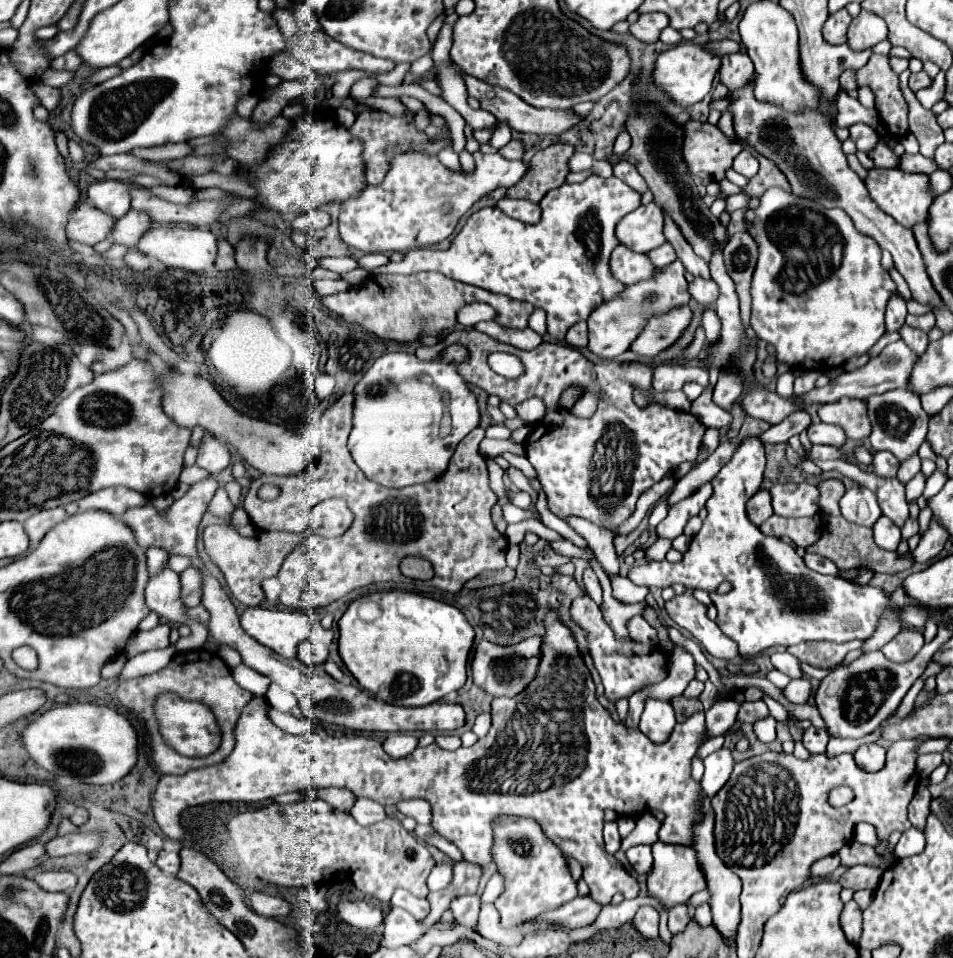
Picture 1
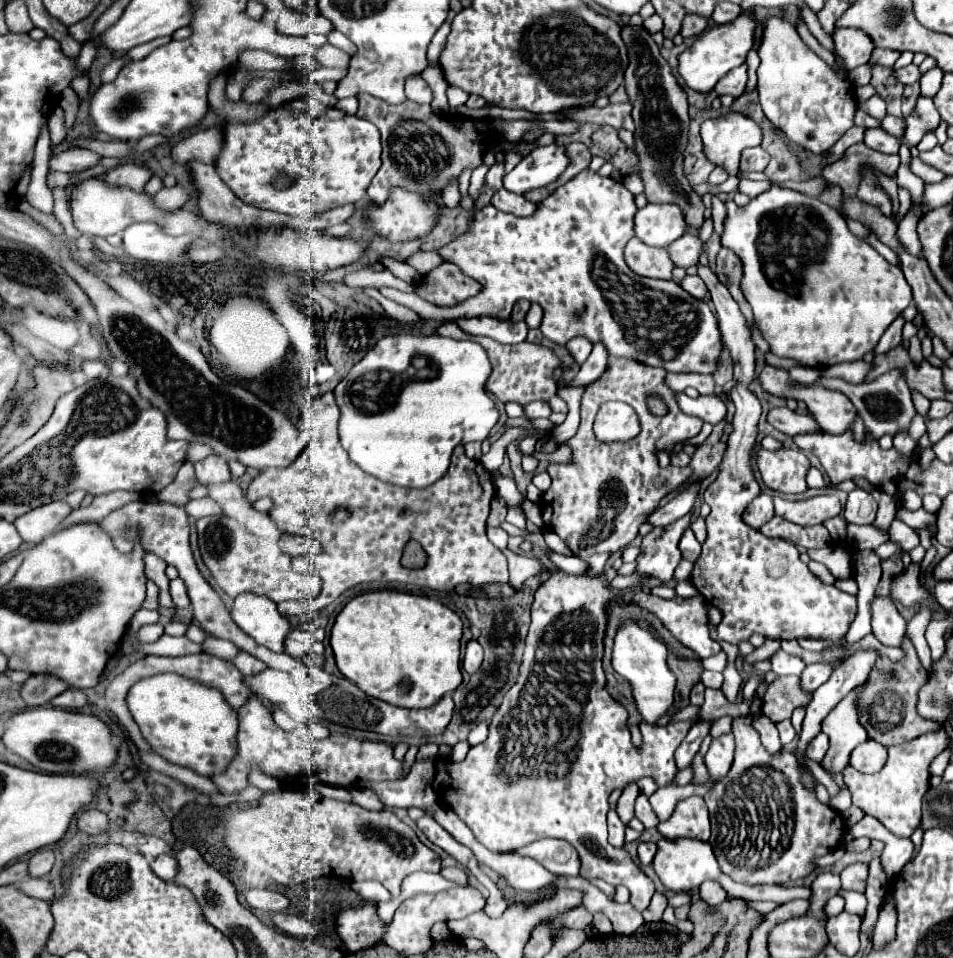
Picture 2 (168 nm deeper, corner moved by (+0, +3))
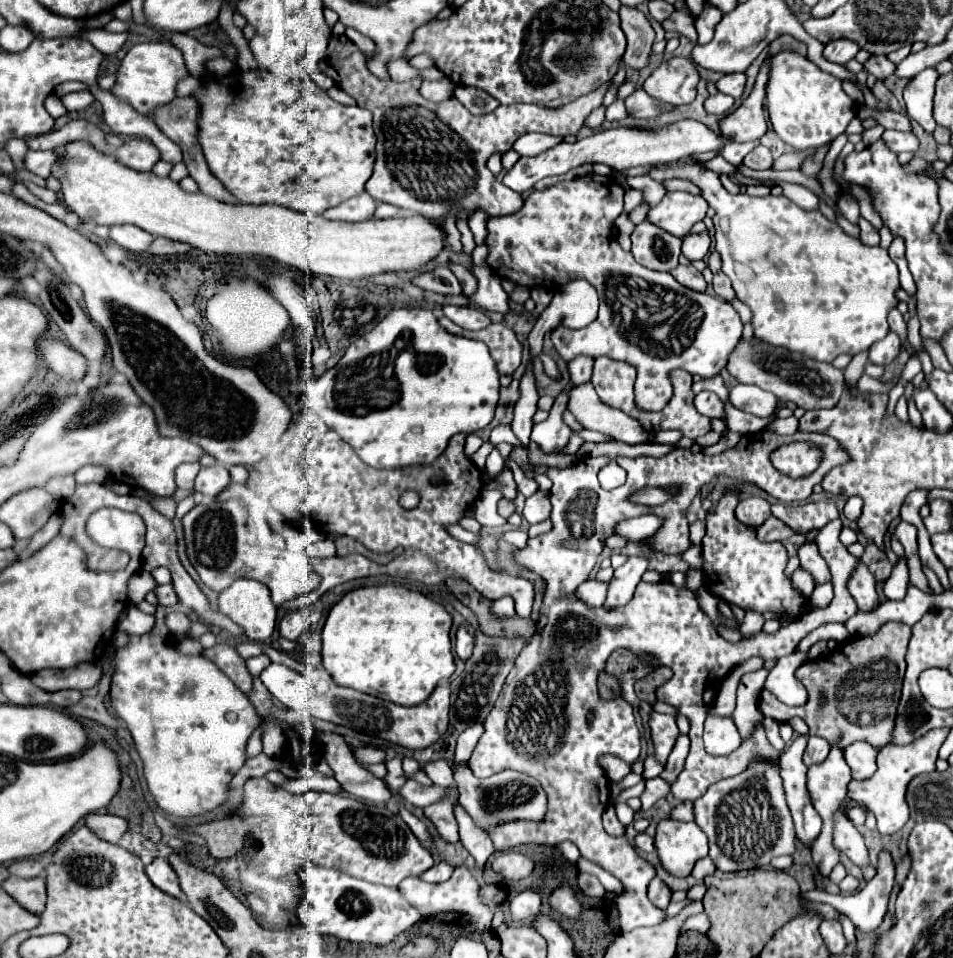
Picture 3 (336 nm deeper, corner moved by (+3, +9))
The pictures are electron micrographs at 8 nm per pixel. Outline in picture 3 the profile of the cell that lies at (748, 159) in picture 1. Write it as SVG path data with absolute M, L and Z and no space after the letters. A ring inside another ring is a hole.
M759 145L755 151L751 151L743 165L747 165L749 169L755 169L755 171L761 171L761 169L771 169L773 167L773 157L771 157L771 151L763 145Z

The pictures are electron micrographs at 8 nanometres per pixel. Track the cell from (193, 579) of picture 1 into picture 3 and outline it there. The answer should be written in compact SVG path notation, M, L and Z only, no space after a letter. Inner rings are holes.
M169 583L169 585L159 585L159 587L155 587L155 595L157 595L157 599L159 599L159 605L165 605L165 607L169 607L169 605L175 605L179 599L177 599L177 595L175 595L175 591L173 591L173 585Z

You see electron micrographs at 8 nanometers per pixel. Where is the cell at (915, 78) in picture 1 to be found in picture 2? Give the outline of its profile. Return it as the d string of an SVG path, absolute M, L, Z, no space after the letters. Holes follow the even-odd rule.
M912 63L912 65L904 67L904 69L898 69L898 71L896 71L896 77L898 77L900 83L912 85L912 83L916 83L916 81L922 77L922 73L920 73L920 69Z

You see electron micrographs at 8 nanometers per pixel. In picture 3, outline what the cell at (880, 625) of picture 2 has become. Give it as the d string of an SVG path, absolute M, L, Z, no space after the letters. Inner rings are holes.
M859 563L853 575L849 577L849 593L853 595L861 611L871 611L879 603L879 595L875 589L875 577L869 573L869 569L863 563Z

